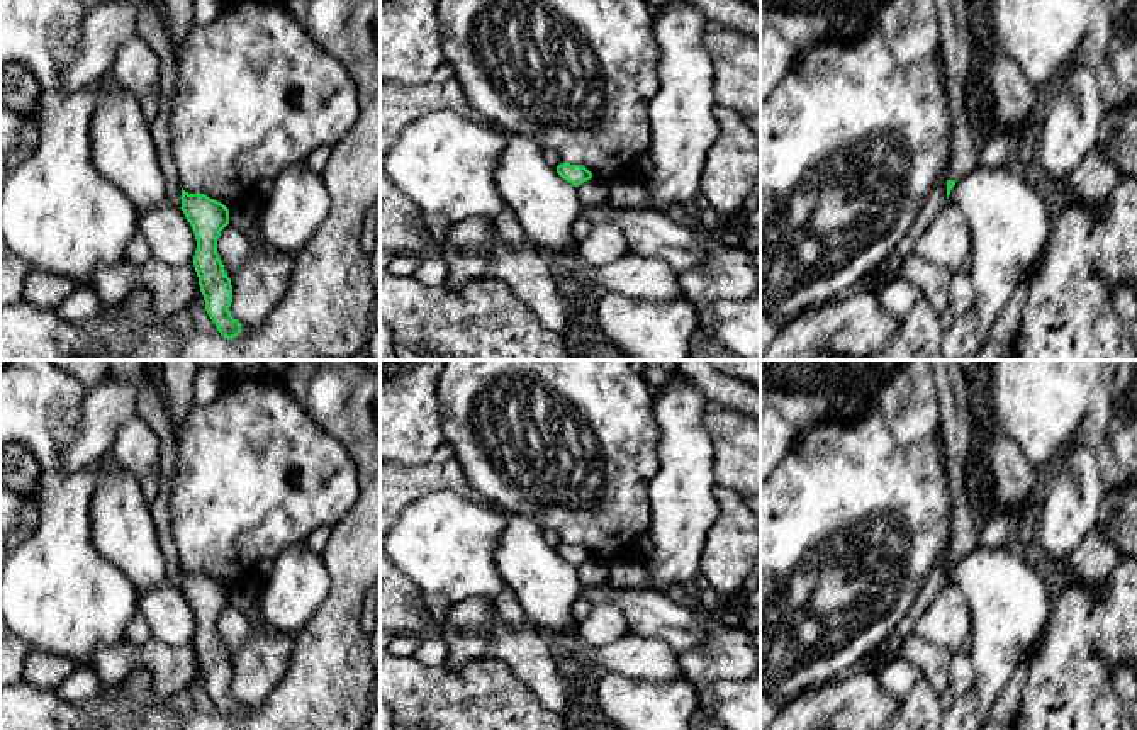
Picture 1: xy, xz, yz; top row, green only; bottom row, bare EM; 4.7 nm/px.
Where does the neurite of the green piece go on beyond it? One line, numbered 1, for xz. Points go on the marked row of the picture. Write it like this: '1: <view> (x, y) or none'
1: none

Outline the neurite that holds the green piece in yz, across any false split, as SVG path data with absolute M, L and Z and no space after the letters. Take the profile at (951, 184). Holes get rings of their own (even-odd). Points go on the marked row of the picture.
M933 0L940 27L940 54L952 112L952 158L947 175L947 199L957 180L977 166L977 149L966 109L966 85L972 71L976 41L967 17L969 0Z

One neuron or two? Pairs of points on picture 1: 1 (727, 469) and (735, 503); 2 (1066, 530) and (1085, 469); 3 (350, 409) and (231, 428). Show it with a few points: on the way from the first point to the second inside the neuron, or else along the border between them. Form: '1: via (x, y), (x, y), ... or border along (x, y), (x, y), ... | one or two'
1: border along (716, 482), (735, 489), (742, 496) | two
2: via (1068, 515), (1085, 498), (1085, 484) | one
3: border along (285, 386), (299, 404), (341, 442) | two

